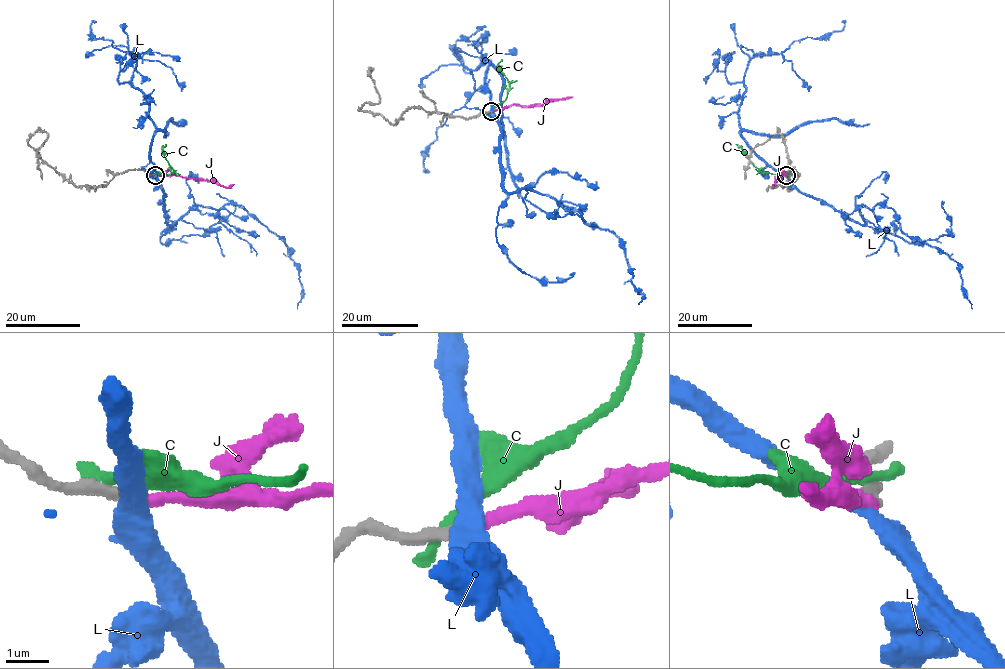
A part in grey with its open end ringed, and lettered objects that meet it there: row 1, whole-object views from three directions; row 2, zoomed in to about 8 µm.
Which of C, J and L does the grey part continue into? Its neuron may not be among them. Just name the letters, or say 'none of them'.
J

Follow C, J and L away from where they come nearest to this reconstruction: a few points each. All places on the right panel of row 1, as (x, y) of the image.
C: (787, 174), (762, 172), (736, 144)
J: (787, 176), (780, 175), (773, 187), (772, 184)
L: (787, 176), (801, 191), (861, 224), (863, 205), (895, 212), (909, 237), (957, 263), (972, 309)

